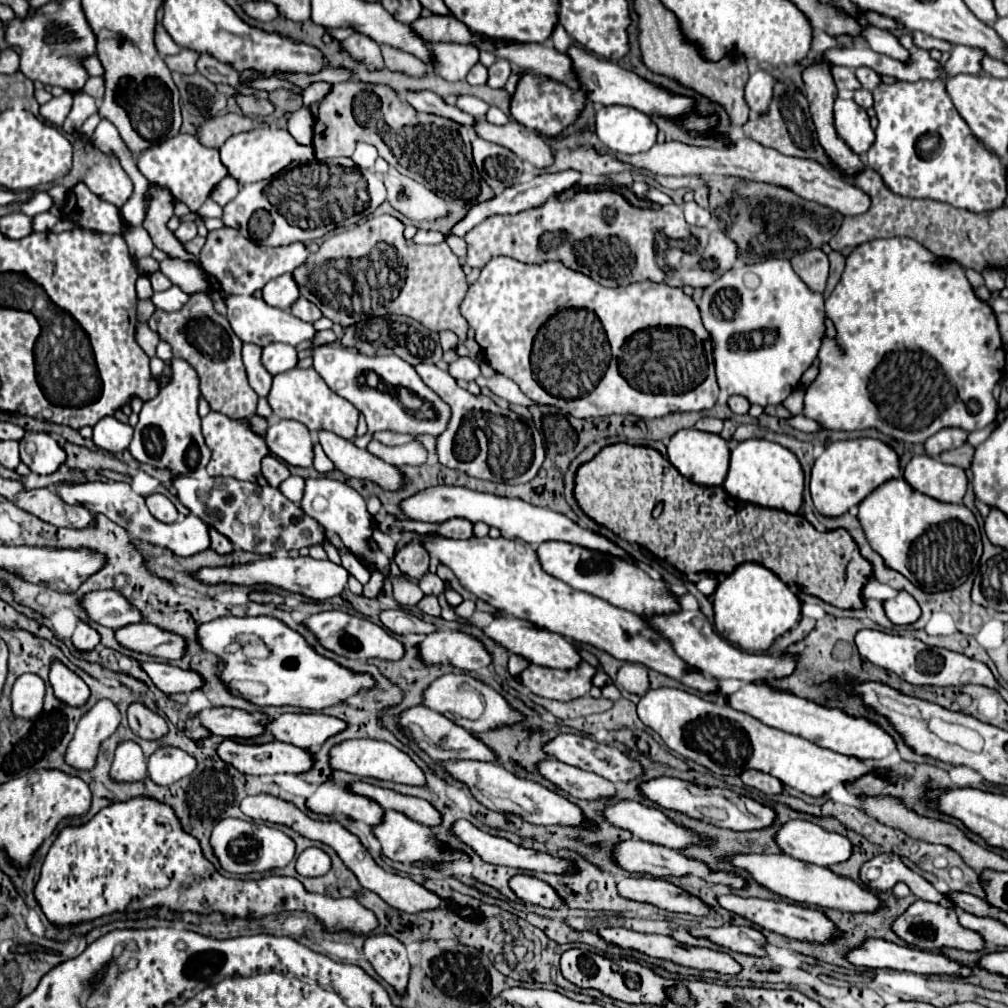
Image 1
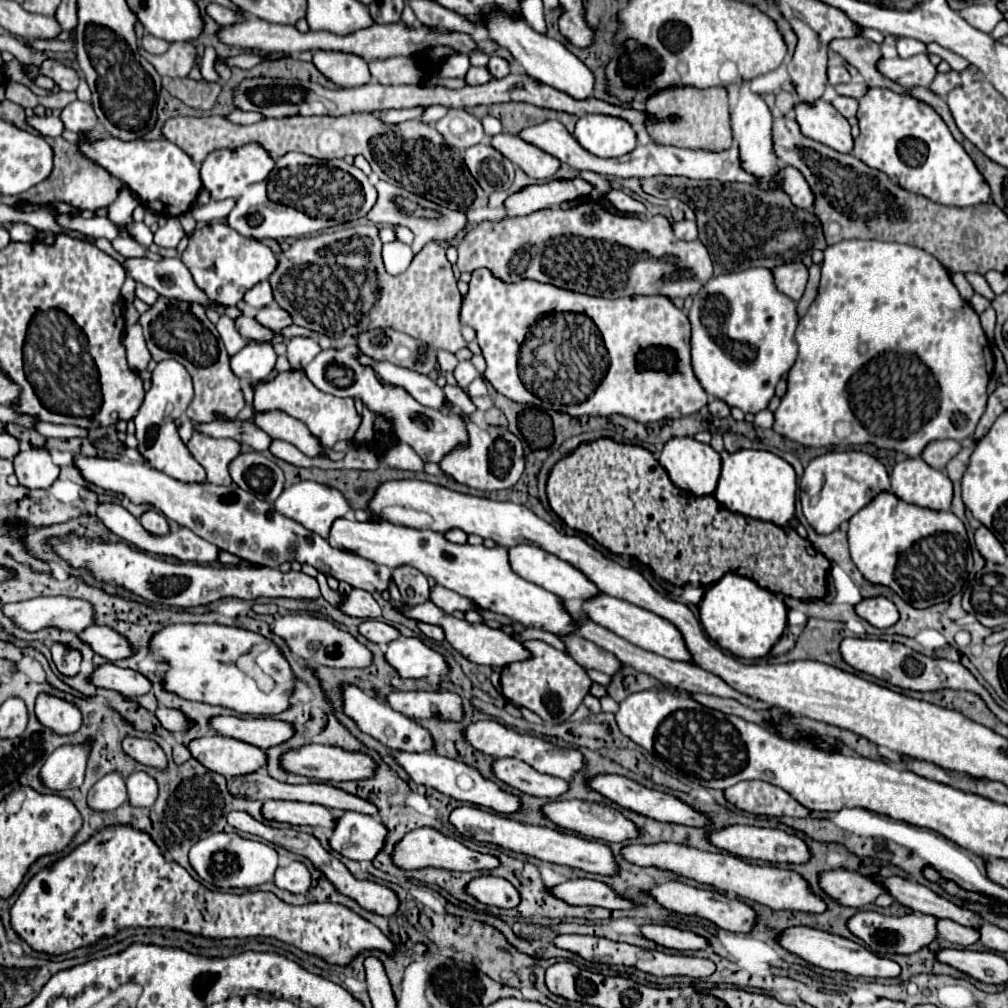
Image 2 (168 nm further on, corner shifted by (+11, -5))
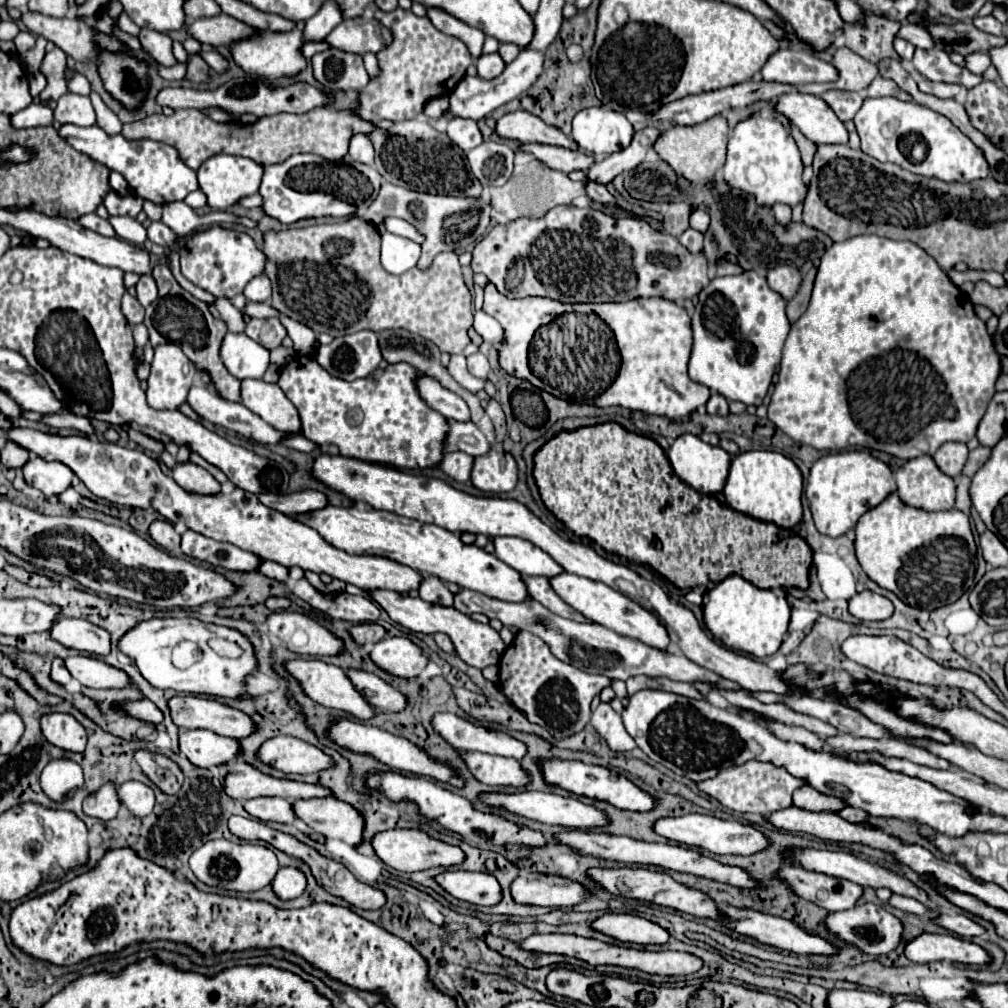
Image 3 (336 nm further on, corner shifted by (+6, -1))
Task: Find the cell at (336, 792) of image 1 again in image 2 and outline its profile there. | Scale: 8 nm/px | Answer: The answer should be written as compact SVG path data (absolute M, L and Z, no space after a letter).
M268 800L262 806L262 814L268 820L286 822L292 826L324 826L334 828L336 816L332 808L320 806L320 804L308 804L308 802L286 802L286 800Z

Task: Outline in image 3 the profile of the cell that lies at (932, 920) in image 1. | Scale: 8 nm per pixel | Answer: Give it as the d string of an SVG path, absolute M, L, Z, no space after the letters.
M863 904L863 906L853 906L849 910L843 910L843 912L829 912L823 922L825 922L825 928L831 934L835 934L839 940L851 946L857 946L861 952L871 954L871 956L881 956L881 954L891 952L899 944L901 932L903 932L901 922L879 904Z

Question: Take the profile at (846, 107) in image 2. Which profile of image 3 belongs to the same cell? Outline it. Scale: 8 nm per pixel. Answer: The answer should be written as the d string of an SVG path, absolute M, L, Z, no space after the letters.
M827 90L823 96L825 104L837 114L841 122L853 120L857 110L863 104L863 94L859 92L843 92L843 90Z

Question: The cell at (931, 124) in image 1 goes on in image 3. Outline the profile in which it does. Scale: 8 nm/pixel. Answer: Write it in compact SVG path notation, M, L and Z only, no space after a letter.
M865 98L853 122L861 138L861 150L877 158L879 162L893 162L913 174L923 174L945 182L971 182L989 174L989 164L983 156L983 150L979 150L965 134L961 134L961 130L957 130L957 126L953 126L949 118L929 110L927 106L915 102L901 102L897 98Z

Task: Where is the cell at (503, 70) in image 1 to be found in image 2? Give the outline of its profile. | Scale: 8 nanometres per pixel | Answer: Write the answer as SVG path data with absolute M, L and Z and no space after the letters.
M490 56L490 62L488 62L488 72L492 74L492 78L504 78L504 76L508 76L510 74L510 66L508 66L508 62L504 60L504 58L500 58L500 56Z

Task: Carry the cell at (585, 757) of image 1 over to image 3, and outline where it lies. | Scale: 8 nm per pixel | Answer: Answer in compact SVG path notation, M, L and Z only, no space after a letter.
M437 712L431 718L433 730L453 748L457 750L471 750L471 752L483 752L483 754L497 754L497 756L509 756L509 758L523 758L527 748L523 742L509 738L507 734L485 730L479 724L467 722L455 714L449 712Z

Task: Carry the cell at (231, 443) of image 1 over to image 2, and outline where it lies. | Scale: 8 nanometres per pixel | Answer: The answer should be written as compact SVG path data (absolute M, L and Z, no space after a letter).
M196 430L186 446L192 452L192 456L202 464L202 468L206 470L208 482L222 484L222 486L232 484L228 466L242 452L242 448L236 440L216 440L216 438L210 438Z

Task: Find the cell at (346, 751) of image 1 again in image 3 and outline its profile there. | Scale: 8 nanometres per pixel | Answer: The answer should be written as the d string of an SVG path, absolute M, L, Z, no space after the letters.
M289 736L269 738L257 750L257 758L285 774L311 774L329 768L333 762L319 748Z

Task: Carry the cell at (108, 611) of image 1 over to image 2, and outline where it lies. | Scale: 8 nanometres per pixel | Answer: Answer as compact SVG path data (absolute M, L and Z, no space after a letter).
M46 596L8 604L4 606L4 614L28 632L38 632L48 626L82 632L96 622L94 606L86 600L70 596Z

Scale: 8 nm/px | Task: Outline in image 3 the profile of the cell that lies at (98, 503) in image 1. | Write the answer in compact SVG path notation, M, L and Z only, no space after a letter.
M193 530L183 532L181 552L199 562L221 566L233 572L257 572L261 566L261 558L257 554L241 550L229 542L217 542Z

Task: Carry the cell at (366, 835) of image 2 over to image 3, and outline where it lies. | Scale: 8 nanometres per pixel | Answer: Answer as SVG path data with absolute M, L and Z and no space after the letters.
M333 796L309 800L299 798L293 802L293 812L325 838L337 838L349 846L357 846L361 842L363 816L353 806Z

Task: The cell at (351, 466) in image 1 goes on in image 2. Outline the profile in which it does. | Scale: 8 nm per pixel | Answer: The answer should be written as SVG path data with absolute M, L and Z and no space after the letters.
M254 412L254 422L270 438L290 442L310 458L318 458L324 452L322 442L300 420L296 420L296 418L292 418L292 416L284 414L284 412L268 412L268 414Z

